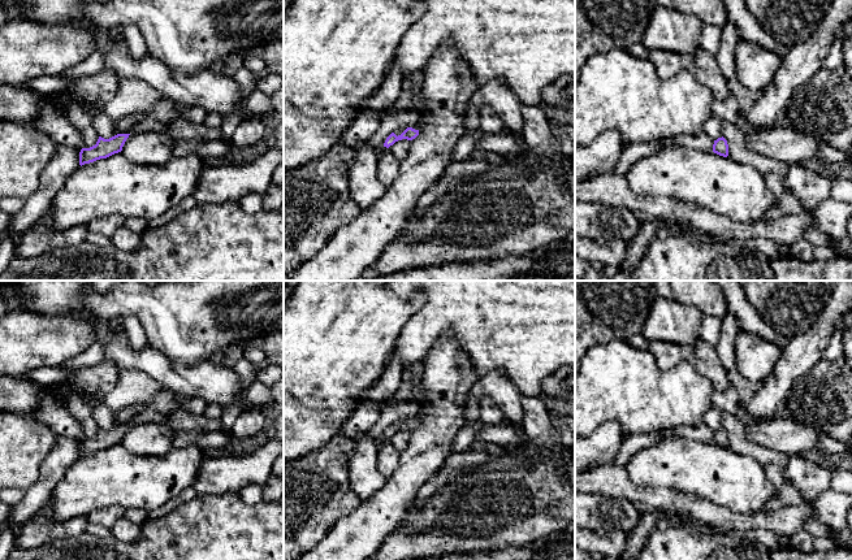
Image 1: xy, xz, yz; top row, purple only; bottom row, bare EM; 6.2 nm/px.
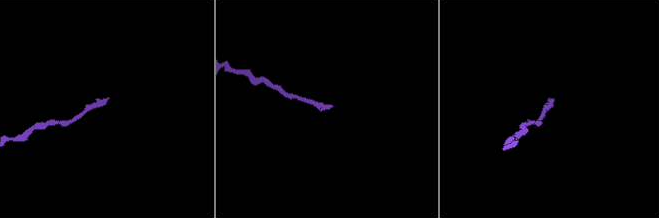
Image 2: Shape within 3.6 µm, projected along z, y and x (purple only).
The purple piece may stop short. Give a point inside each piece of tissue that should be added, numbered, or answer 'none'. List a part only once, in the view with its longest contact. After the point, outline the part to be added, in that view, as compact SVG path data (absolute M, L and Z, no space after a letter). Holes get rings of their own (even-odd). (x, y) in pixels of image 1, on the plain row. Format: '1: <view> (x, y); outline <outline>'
none

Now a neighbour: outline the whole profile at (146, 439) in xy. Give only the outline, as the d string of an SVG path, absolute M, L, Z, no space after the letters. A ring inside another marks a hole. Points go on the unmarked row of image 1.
M165 424L130 425L121 444L140 456L161 456L173 447L173 429Z

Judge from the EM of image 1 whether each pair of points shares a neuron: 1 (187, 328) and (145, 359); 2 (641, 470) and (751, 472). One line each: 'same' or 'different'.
1: different
2: same

